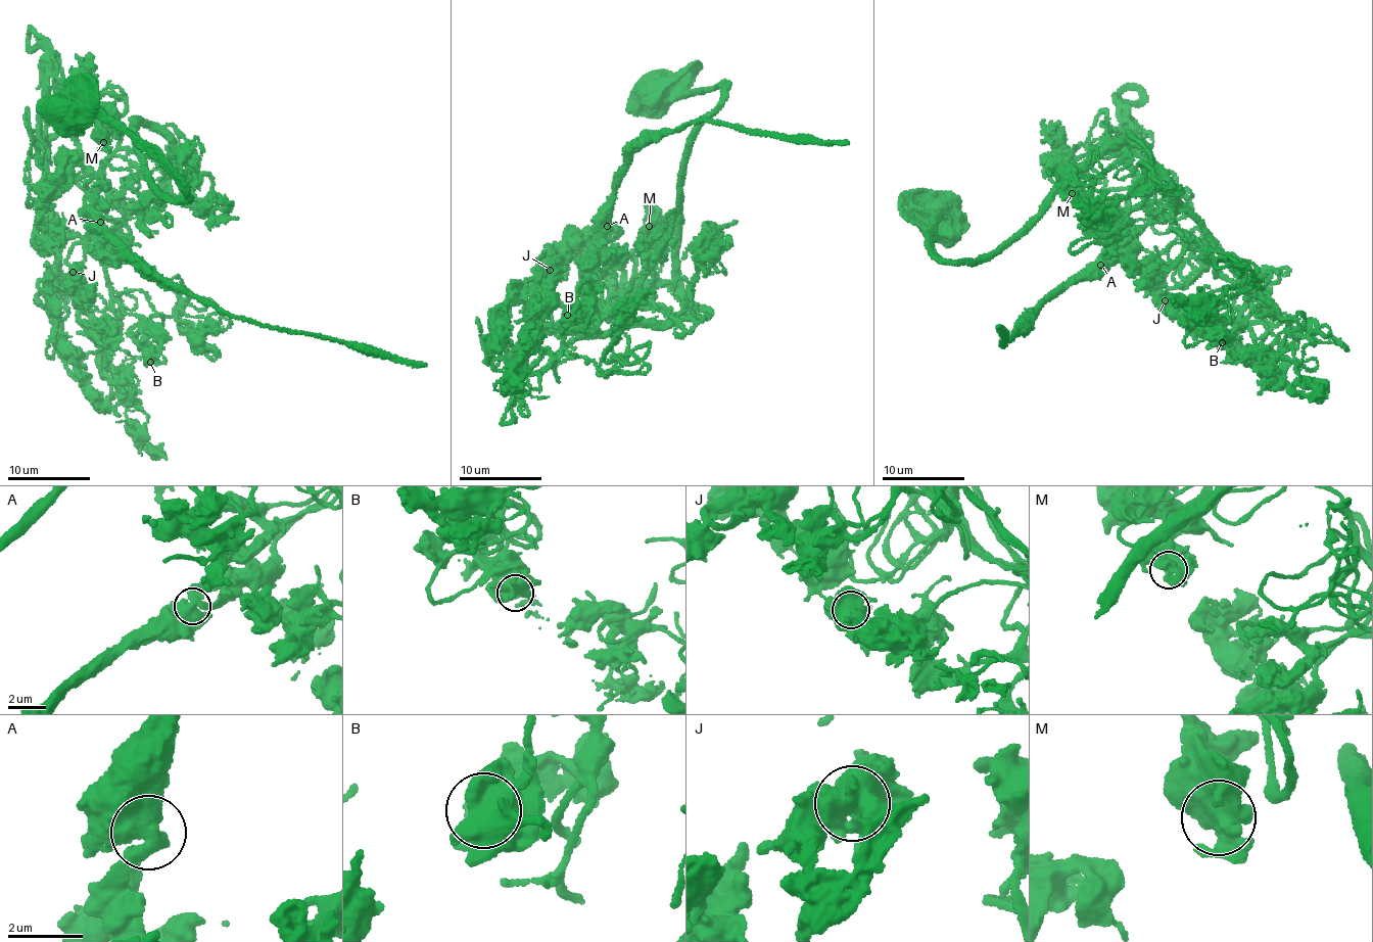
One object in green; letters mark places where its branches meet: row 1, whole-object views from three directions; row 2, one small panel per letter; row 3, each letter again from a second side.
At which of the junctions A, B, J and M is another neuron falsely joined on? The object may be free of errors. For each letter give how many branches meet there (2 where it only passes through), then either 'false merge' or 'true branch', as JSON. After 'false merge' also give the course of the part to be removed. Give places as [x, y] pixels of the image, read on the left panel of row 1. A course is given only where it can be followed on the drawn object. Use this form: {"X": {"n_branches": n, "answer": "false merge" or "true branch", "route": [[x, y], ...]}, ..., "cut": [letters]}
{"A": {"n_branches": 3, "answer": "false merge", "route": [[100, 222], [99, 228], [154, 276], [181, 285], [227, 313], [274, 328], [320, 334], [426, 366]]}, "B": {"n_branches": 3, "answer": "true branch"}, "J": {"n_branches": 3, "answer": "true branch"}, "M": {"n_branches": 3, "answer": "true branch"}, "cut": ["A"]}

